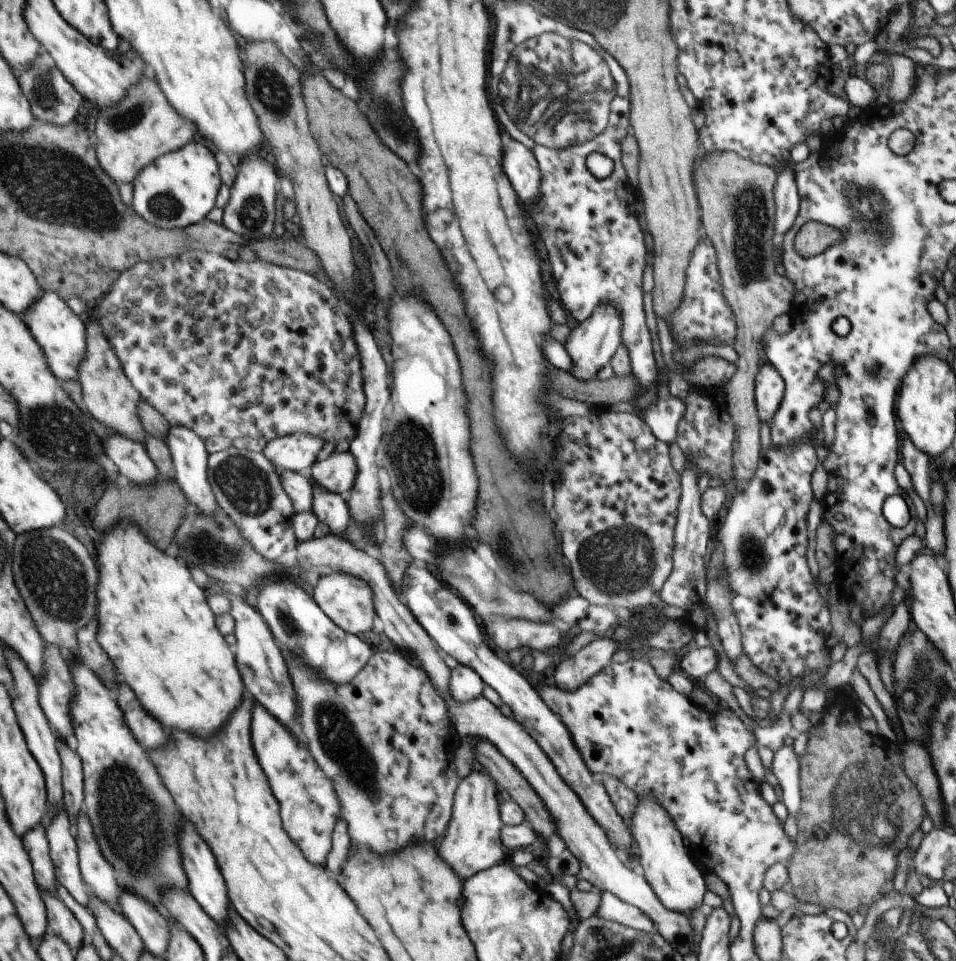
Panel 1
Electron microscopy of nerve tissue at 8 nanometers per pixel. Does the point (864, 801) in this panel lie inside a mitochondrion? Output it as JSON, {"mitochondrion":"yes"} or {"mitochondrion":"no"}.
{"mitochondrion":"yes"}

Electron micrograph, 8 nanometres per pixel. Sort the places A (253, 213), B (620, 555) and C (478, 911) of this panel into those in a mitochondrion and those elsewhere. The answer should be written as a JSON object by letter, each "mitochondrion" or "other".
{"A":"mitochondrion","B":"mitochondrion","C":"other"}

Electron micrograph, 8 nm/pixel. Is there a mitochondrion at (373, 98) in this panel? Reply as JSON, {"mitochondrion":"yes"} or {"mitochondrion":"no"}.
{"mitochondrion":"yes"}

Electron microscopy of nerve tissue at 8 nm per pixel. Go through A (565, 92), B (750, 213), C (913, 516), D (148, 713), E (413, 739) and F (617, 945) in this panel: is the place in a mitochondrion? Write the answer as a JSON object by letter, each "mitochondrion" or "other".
{"A":"mitochondrion","B":"mitochondrion","C":"other","D":"other","E":"other","F":"mitochondrion"}

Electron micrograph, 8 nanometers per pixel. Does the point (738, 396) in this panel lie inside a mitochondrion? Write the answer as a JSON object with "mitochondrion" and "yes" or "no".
{"mitochondrion":"no"}

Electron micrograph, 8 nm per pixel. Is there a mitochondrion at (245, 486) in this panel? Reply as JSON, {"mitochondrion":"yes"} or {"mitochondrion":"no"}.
{"mitochondrion":"yes"}

